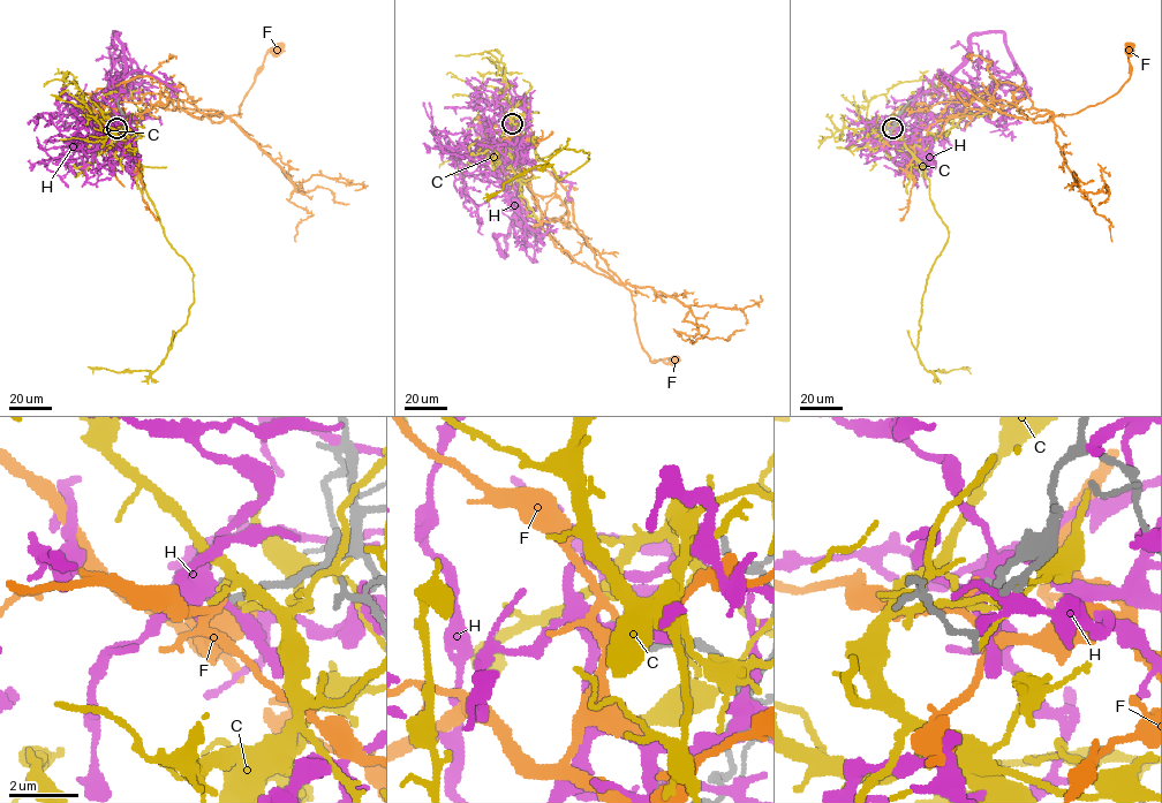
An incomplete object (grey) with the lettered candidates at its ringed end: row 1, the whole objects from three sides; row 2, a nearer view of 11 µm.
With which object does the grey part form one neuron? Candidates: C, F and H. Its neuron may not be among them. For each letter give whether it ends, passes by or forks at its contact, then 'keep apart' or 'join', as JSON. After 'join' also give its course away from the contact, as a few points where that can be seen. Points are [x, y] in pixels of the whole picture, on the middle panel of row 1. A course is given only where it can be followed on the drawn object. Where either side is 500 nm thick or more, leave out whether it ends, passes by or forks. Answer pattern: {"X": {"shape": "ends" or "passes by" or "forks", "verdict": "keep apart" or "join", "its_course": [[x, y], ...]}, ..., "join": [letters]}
{"C": {"shape": "ends", "verdict": "keep apart"}, "F": {"shape": "passes by", "verdict": "keep apart"}, "H": {"shape": "forks", "verdict": "keep apart"}, "join": []}

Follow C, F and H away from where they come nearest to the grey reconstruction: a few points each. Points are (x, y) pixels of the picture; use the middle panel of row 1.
C: (514, 123), (559, 179), (588, 160), (563, 148), (483, 198)
F: (513, 122), (480, 143), (485, 172), (549, 172), (596, 265), (631, 292), (641, 347), (651, 361), (673, 360)
H: (513, 122), (500, 153), (502, 161), (495, 166), (504, 187), (520, 183), (504, 255), (493, 236), (506, 235)

